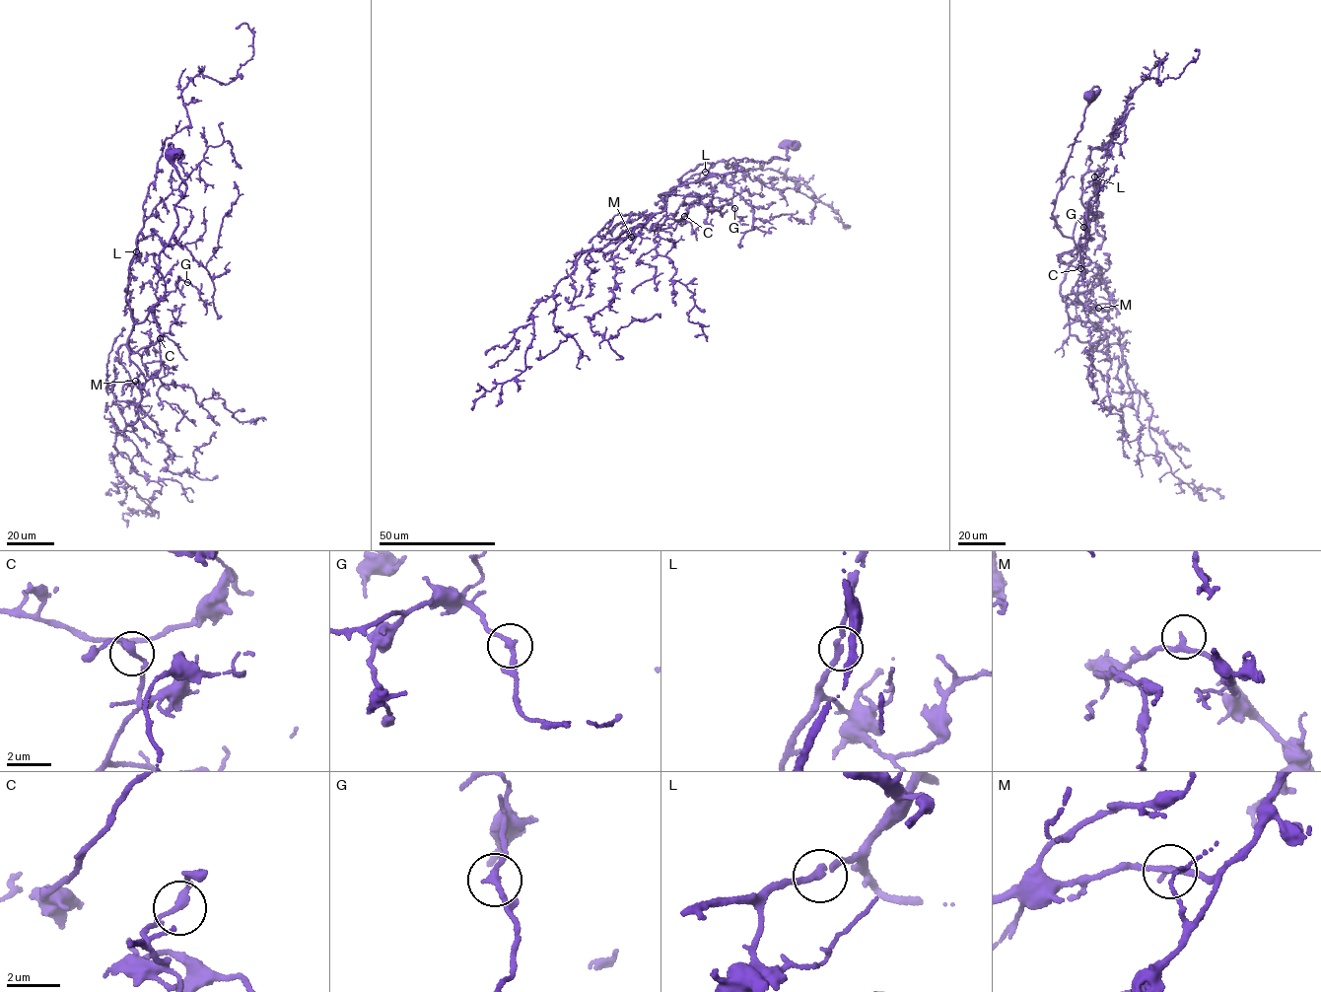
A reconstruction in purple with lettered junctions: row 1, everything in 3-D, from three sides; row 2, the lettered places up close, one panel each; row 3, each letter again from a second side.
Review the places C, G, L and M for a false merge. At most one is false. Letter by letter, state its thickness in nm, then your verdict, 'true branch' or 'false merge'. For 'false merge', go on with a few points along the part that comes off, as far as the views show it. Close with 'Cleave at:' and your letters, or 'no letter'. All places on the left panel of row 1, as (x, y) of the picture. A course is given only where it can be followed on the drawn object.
C: 240 nm thick; true branch
G: 220 nm thick; true branch
L: 240 nm thick; true branch
M: 220 nm thick; true branch
Cleave at: no letter

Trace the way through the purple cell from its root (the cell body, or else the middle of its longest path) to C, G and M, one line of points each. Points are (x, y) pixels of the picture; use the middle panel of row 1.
C: (785, 144), (788, 160), (744, 158), (733, 173), (709, 175), (659, 195), (667, 217), (676, 221), (684, 216)
G: (785, 144), (788, 160), (744, 158), (733, 173), (659, 195), (701, 195), (690, 203), (734, 208)
M: (785, 144), (788, 160), (744, 158), (733, 173), (709, 175), (660, 194), (665, 208), (631, 237)

